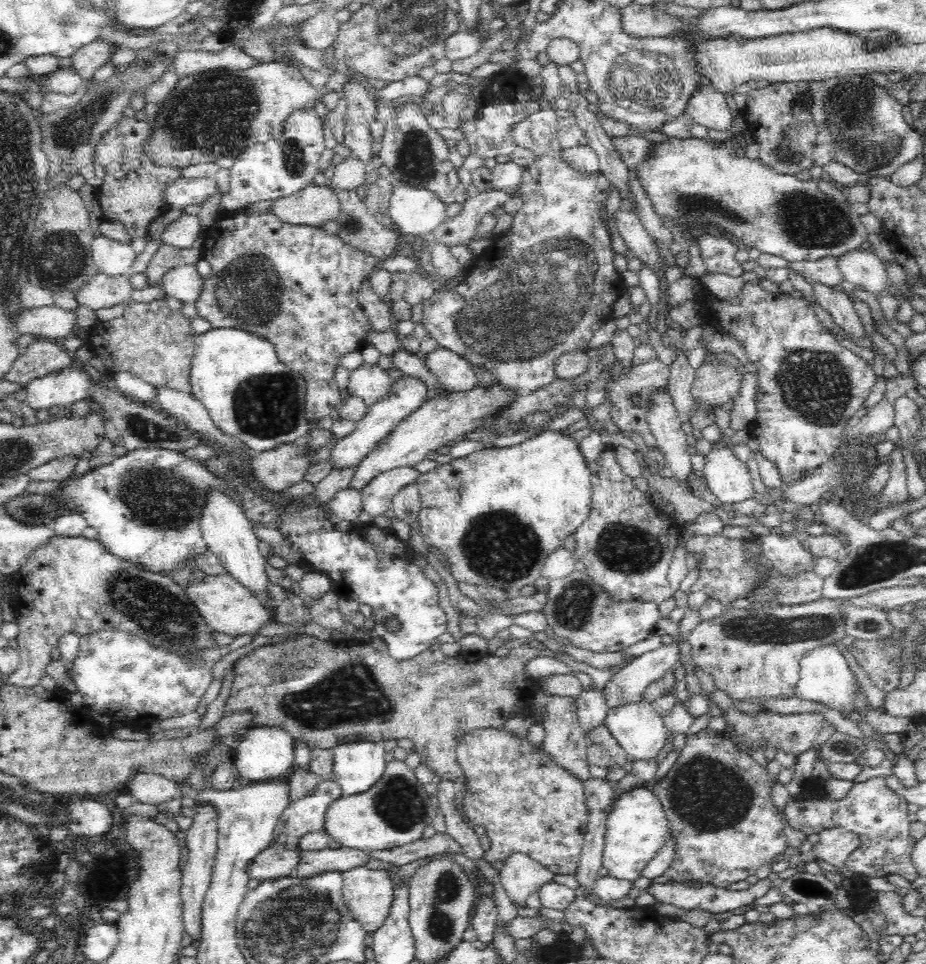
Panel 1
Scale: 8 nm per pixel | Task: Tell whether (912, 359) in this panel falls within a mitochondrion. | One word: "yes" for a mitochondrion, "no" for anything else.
no

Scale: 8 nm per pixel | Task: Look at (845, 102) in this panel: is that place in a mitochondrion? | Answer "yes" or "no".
yes

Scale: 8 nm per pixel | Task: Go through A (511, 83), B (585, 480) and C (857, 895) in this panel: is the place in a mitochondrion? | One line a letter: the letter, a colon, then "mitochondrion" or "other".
A: other
B: other
C: other

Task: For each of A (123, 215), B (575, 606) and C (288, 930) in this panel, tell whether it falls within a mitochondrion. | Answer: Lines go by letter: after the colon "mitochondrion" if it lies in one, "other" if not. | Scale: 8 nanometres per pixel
A: other
B: mitochondrion
C: mitochondrion

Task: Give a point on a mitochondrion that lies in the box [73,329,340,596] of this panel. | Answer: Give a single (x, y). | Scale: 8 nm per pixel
(153, 495)

